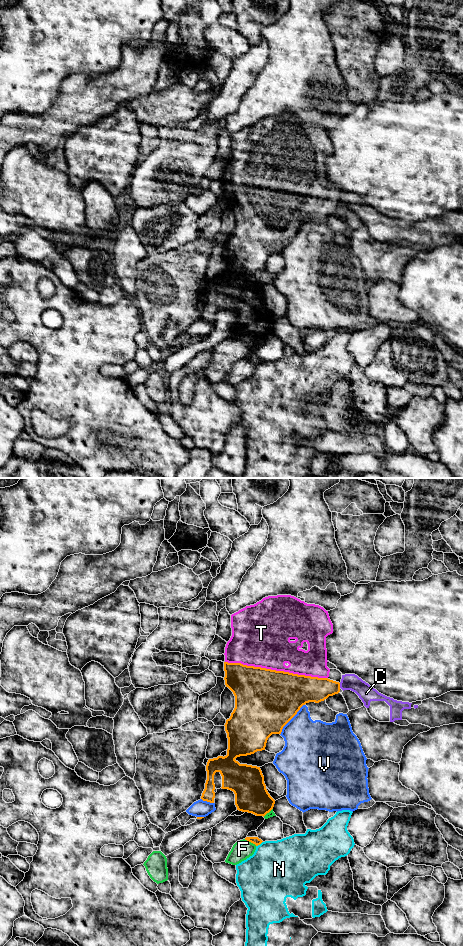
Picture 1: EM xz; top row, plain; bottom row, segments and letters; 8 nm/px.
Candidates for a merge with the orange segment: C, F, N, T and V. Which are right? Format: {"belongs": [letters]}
{"belongs": ["T"]}

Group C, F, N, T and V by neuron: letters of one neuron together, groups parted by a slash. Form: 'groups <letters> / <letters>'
groups C / F / N / T / V

